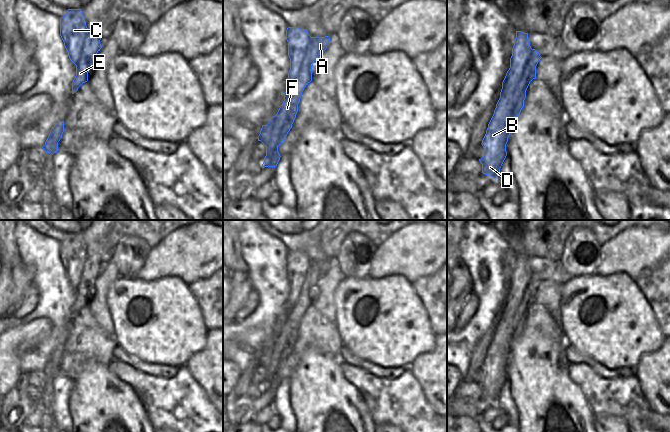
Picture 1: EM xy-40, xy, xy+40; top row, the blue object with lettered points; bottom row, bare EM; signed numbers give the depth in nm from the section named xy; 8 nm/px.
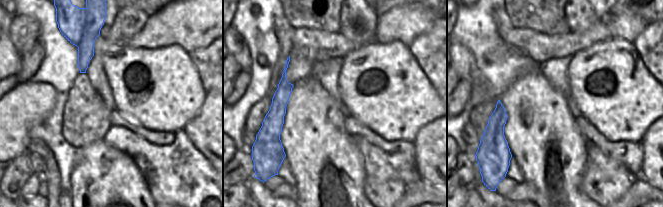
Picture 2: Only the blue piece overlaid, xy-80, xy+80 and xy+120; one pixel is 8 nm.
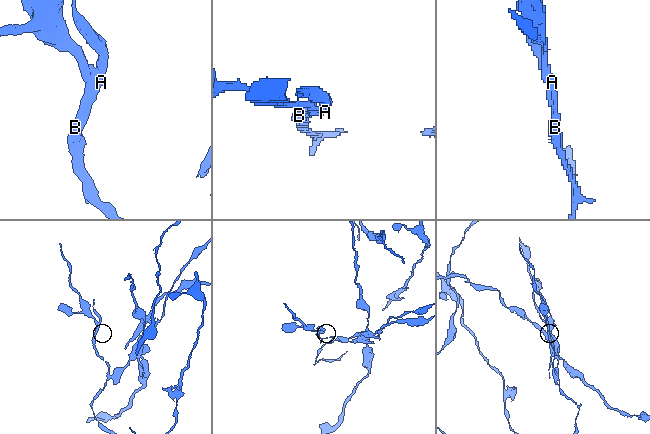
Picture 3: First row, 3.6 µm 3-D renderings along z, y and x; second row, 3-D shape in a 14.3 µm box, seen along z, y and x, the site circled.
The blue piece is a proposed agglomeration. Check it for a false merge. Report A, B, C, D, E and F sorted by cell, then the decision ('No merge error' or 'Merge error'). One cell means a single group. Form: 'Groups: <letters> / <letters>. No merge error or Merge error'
Groups: A E F / B C D. Merge error

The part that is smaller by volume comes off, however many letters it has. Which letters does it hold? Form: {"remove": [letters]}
{"remove": ["A", "E", "F"]}

